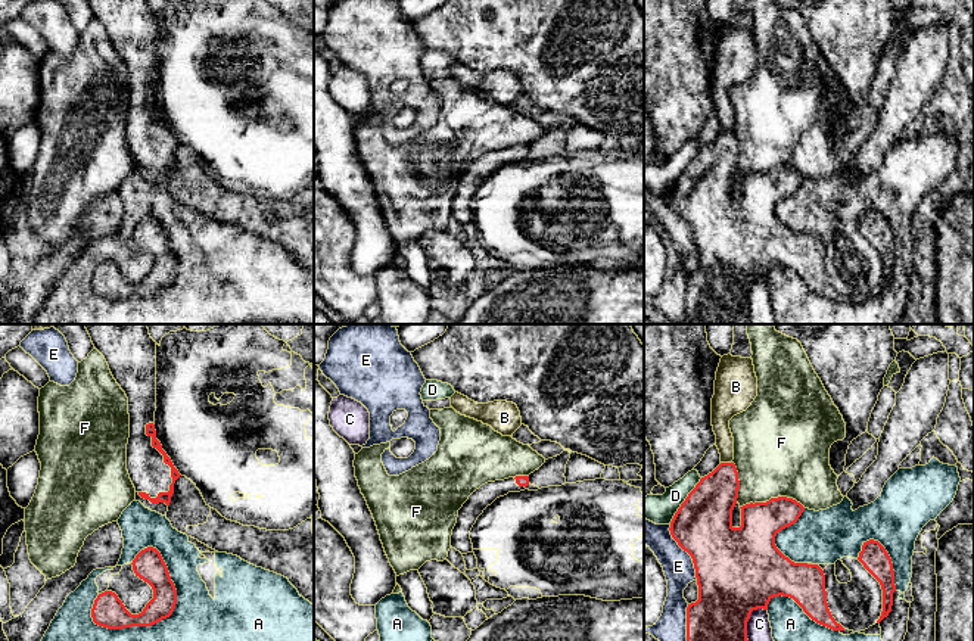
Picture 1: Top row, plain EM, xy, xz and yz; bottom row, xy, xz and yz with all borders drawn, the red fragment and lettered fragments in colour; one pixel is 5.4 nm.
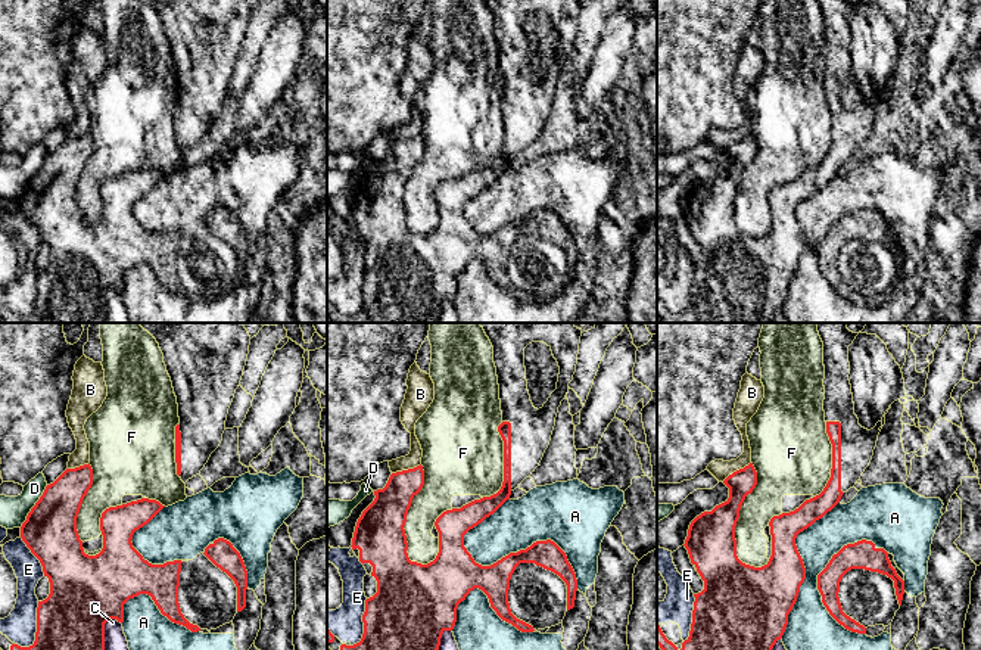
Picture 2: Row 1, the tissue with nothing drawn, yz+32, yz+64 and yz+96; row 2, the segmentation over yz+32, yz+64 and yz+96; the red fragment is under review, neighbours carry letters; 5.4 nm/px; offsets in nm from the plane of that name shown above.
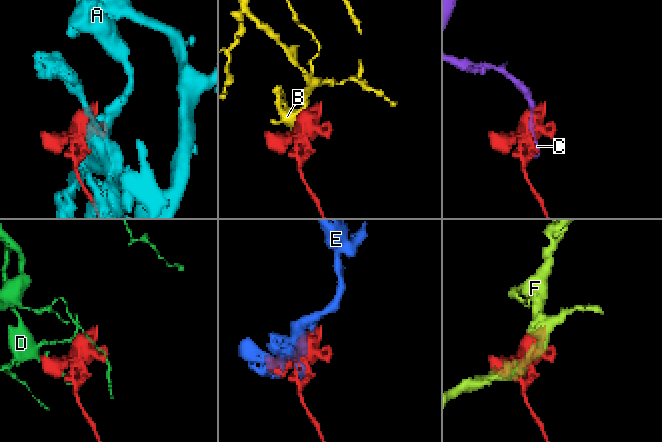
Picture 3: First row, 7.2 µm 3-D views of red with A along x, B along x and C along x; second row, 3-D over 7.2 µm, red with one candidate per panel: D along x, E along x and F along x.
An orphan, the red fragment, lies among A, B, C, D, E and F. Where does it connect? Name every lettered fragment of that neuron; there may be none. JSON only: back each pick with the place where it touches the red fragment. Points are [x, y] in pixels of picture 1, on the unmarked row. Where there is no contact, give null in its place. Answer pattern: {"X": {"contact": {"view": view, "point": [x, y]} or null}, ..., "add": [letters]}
{"add": []}

